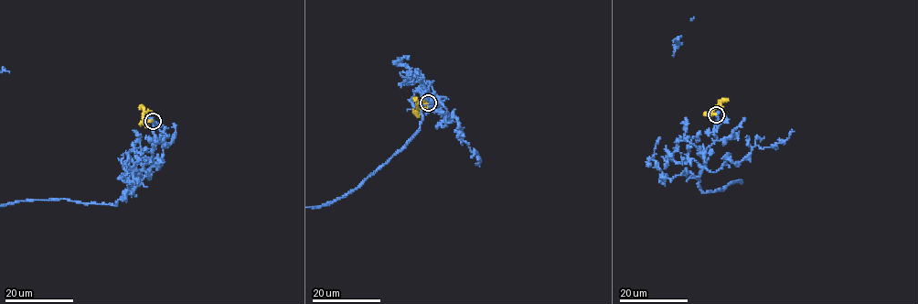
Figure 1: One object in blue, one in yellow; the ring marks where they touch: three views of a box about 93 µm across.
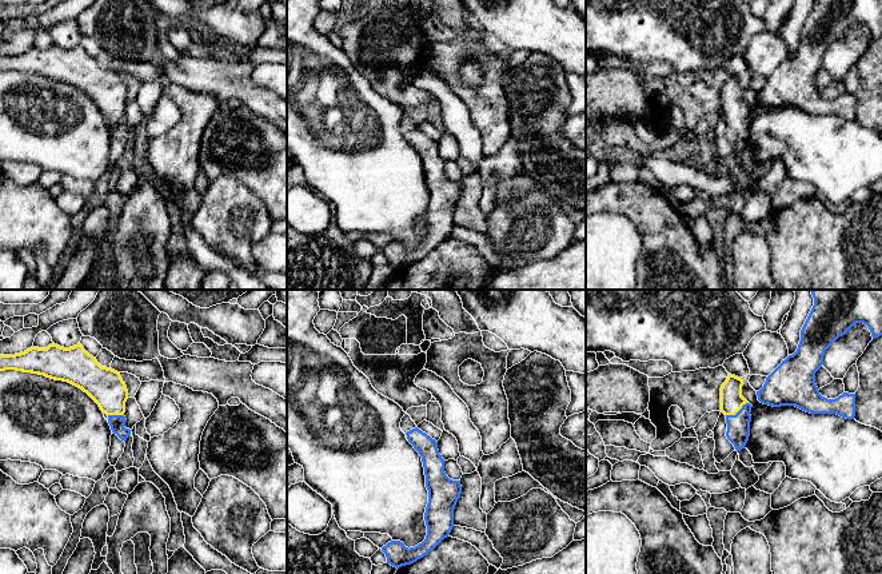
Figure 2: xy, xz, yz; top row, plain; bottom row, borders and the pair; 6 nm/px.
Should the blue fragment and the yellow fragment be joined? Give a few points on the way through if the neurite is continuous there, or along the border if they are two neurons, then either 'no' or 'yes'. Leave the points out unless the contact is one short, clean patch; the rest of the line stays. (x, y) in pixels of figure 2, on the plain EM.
across yz (738, 127), (738, 112), (731, 102) | yes

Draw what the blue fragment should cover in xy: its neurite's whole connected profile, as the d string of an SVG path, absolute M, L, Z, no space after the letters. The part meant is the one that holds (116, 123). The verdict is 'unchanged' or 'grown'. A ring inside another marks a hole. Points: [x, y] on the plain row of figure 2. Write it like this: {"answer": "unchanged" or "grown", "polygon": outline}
{"answer": "grown", "polygon": "M52 44L47 49L31 48L20 55L0 56L0 72L5 71L68 83L81 89L99 105L108 116L112 133L121 141L125 143L132 132L124 128L128 91L120 73L101 68L80 44L69 49Z"}

